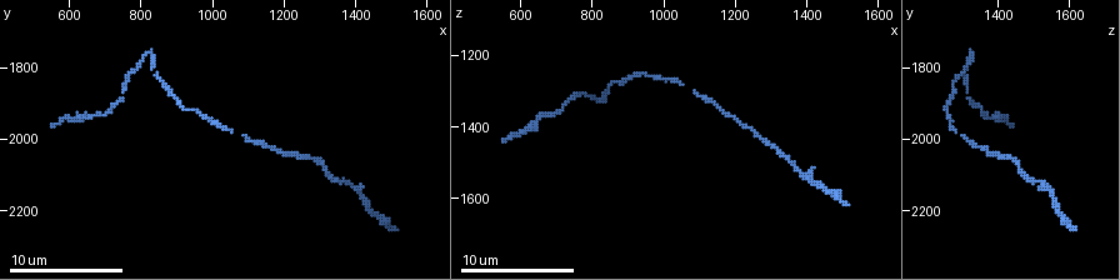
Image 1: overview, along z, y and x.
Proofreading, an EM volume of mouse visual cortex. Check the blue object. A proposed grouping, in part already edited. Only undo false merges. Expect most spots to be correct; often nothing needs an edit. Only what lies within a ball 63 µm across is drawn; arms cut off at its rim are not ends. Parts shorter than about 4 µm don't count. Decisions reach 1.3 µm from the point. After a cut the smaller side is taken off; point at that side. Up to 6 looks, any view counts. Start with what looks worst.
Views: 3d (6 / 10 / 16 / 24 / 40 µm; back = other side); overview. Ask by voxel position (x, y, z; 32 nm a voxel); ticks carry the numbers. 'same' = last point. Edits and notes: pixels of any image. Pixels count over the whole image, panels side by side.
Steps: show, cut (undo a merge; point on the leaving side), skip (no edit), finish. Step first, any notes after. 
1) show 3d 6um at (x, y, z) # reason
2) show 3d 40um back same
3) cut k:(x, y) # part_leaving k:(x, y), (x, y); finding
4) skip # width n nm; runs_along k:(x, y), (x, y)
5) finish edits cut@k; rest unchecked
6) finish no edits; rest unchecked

show 3d 6um at (840, 1770, 1330) # abrupt turn

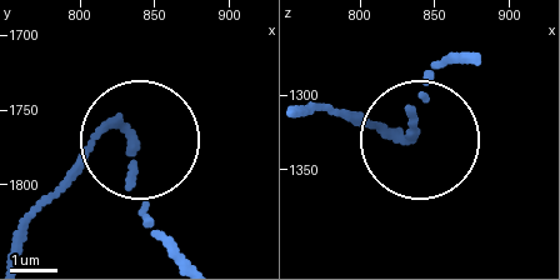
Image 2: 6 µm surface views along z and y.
show 3d 6um back at (830, 1764, 1326)

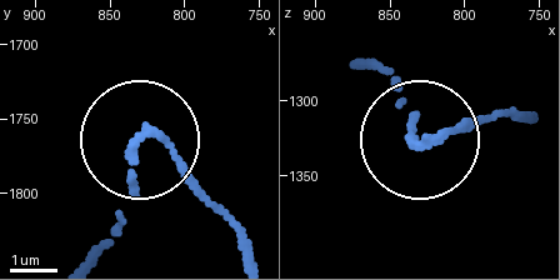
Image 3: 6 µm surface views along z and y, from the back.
skip # width 150 nm; runs_along 3:(360, 61), (420, 114), (431, 145), (523, 110); all the same cell

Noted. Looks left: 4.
show 3d 16um at (1040, 1980, 1280) # sudden change in width

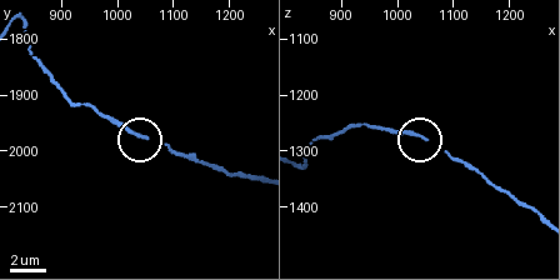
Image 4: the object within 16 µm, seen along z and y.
skip # width 250 nm; continuous, no second cell

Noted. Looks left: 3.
show 3d 16um at (1310, 2080, 1460) # narrows sharply

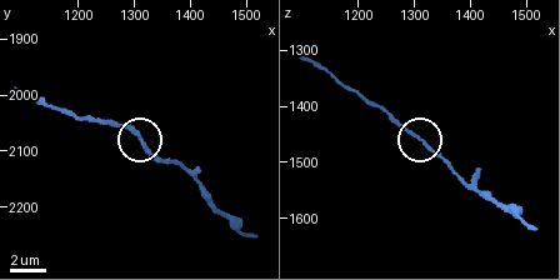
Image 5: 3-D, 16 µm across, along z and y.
skip # runs_along 5:(303, 56), (388, 111), (445, 159); one cell here

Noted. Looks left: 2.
finish no edits; rest unchecked

